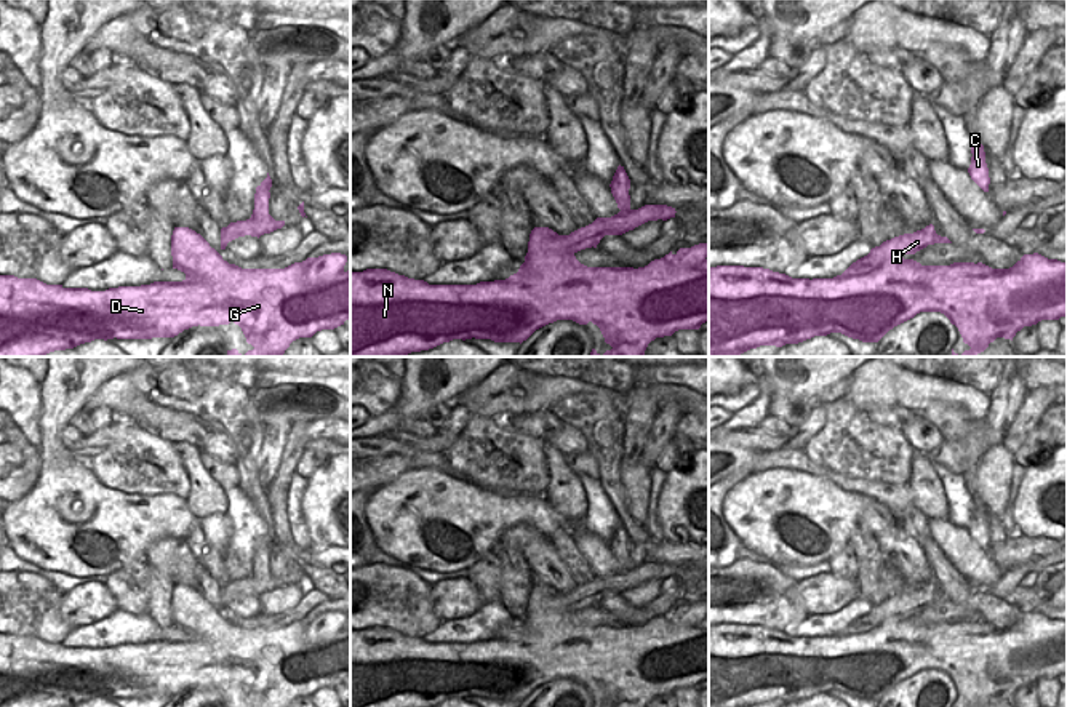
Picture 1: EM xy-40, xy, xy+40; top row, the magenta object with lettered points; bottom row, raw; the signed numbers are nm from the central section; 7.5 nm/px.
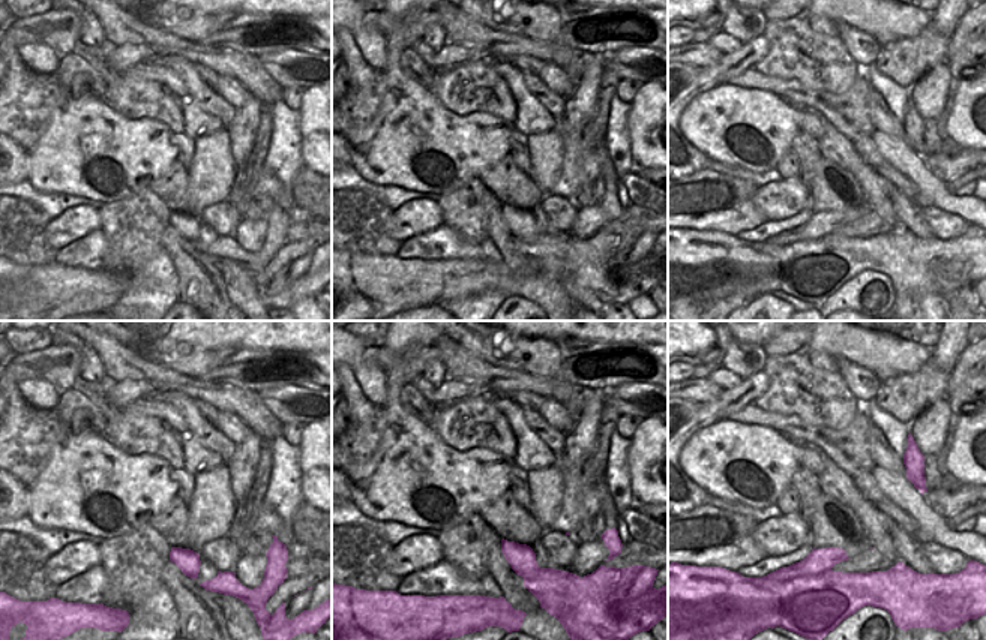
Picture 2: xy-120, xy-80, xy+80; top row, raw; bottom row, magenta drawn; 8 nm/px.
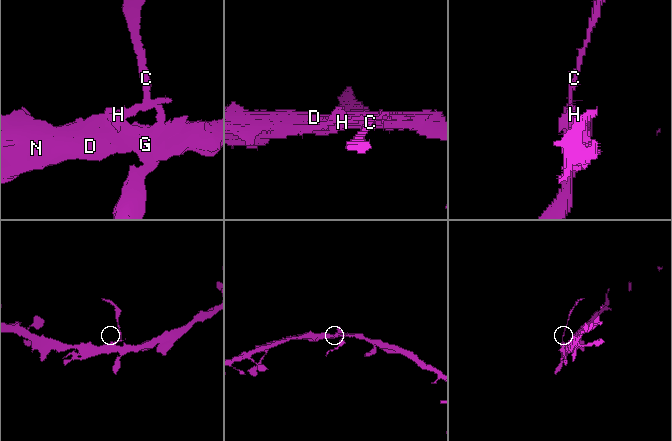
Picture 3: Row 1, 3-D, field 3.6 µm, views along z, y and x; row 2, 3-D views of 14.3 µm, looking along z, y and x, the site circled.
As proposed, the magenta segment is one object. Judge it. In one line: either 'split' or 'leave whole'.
split

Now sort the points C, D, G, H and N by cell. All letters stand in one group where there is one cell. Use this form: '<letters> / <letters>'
C / D G H N

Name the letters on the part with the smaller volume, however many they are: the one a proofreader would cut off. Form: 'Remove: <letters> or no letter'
Remove: C

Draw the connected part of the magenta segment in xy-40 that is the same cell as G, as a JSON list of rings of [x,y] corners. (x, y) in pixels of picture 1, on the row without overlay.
[[[174,585],[171,593],[173,627],[186,632],[182,640],[154,640],[141,645],[118,645],[106,649],[91,649],[88,646],[64,646],[62,643],[46,643],[37,637],[18,637],[14,633],[0,633],[0,707],[74,707],[80,702],[94,697],[152,697],[152,696],[174,696],[192,685],[219,685],[234,680],[238,683],[246,696],[246,701],[254,707],[288,707],[290,702],[299,696],[312,696],[317,689],[334,688],[350,677],[350,629],[344,629],[347,614],[341,611],[323,613],[318,616],[307,616],[302,621],[294,621],[285,627],[242,627],[229,622],[222,614],[210,605],[210,601],[195,589],[189,585]]]

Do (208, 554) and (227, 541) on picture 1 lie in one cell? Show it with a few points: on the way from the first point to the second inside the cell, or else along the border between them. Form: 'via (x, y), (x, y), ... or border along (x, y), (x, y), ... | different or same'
border along (199, 520), (203, 538), (223, 557), (231, 579) | different

